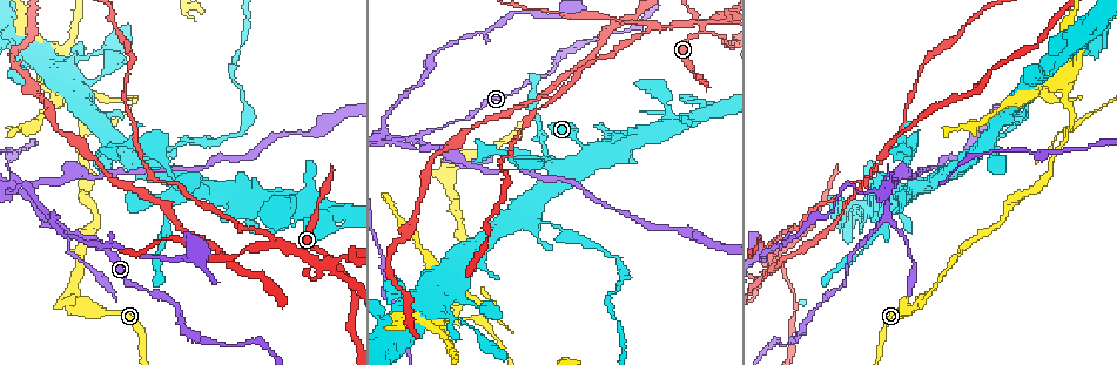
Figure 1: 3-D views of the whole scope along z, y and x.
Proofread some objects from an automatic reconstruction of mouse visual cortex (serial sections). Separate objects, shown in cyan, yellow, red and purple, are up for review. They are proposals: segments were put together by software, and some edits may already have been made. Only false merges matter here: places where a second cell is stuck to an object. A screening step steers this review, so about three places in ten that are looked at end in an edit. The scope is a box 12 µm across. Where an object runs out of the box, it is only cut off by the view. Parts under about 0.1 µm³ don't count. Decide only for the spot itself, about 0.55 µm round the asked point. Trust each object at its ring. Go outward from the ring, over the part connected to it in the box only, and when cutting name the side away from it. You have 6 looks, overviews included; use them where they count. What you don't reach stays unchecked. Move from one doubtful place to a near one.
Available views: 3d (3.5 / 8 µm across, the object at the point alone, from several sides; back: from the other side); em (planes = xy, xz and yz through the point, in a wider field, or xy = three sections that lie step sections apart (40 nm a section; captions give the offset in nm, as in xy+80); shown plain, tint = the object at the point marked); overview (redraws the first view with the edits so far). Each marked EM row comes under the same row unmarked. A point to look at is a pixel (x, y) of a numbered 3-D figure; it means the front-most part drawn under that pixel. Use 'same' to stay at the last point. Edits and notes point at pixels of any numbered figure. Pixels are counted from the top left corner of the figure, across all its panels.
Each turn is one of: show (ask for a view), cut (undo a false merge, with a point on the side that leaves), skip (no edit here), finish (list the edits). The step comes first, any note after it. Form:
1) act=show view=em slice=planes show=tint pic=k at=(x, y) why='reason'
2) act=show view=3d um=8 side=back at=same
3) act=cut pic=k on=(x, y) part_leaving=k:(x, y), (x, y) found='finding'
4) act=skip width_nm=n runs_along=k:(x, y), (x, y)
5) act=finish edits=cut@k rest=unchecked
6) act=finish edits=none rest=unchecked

act=show view=3d um=3.5 pic=1 at=(76, 309) why='sharp bend'

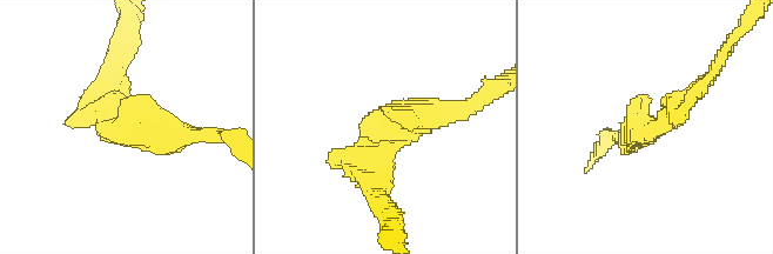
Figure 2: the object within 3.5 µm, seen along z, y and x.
act=show view=em slice=xy step=2 show=tint pic=2 at=(651, 127) why='need the tissue'

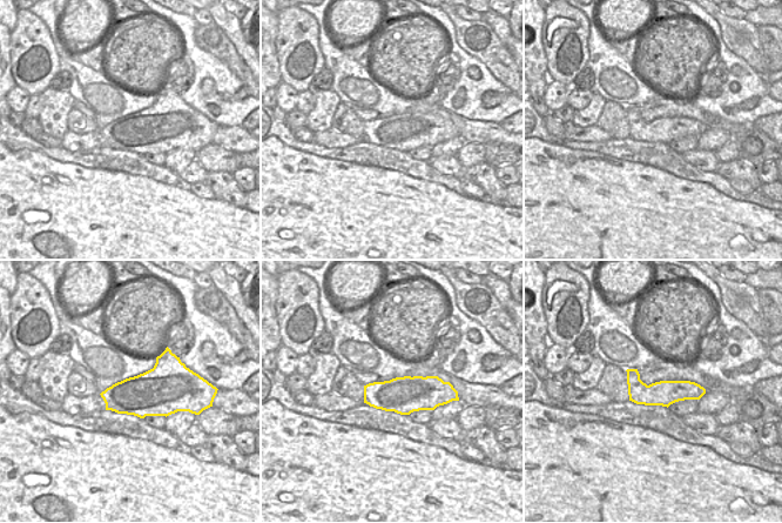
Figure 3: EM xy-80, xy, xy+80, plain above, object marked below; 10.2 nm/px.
act=show view=em slice=xy step=1 show=tint at=same

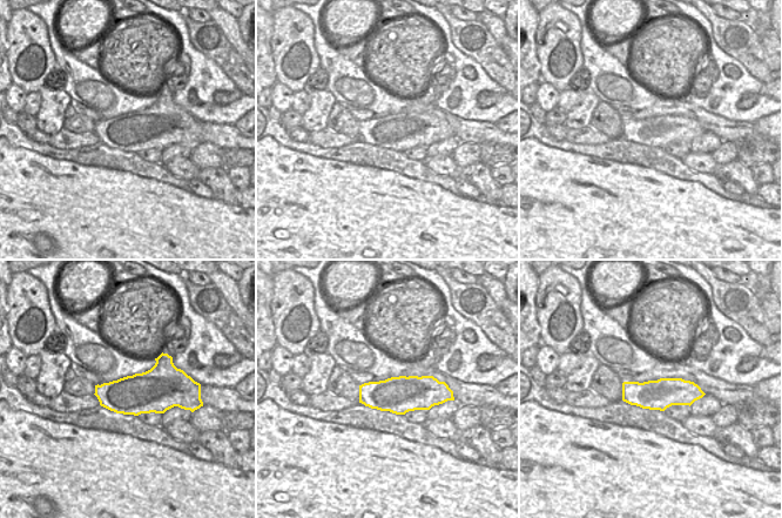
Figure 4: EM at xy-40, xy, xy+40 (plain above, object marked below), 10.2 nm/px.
act=skip found='continuous, no second cell'

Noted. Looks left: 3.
act=show view=3d um=8 pic=1 at=(165, 217) why='narrows sharply'

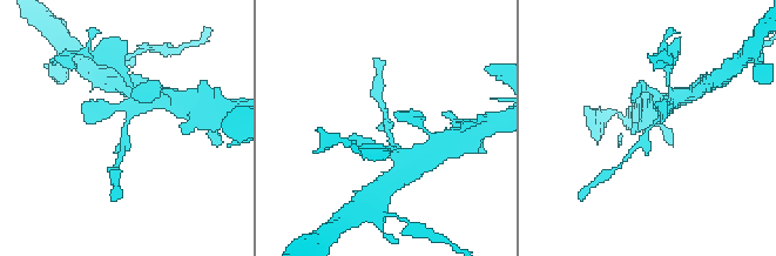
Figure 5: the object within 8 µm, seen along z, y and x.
act=show view=em slice=xy step=1 show=tint pic=5 at=(386, 131) why='shape alone is not enough'

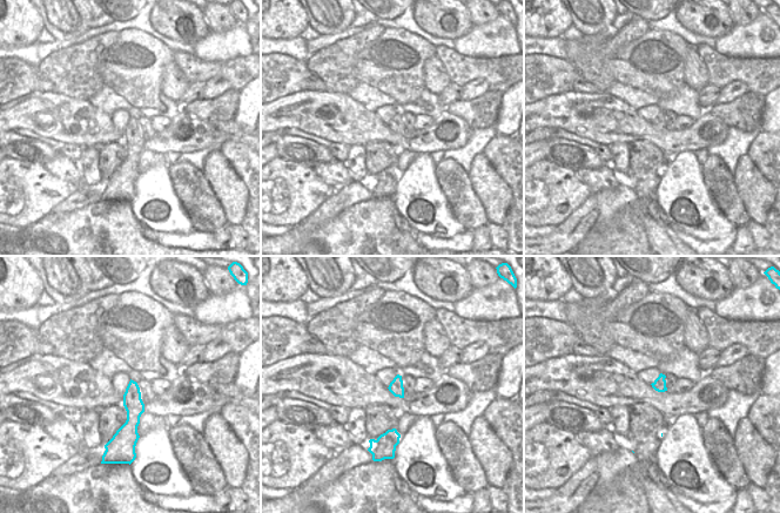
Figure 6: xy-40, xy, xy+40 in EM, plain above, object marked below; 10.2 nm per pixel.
act=cut pic=5 on=(645, 142) width_nm=150 part_leaving=5:(653, 125), (646, 139), (620, 164) found='a second cell is stuck on'

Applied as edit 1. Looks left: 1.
act=finish edits=cut@5 rest=unchecked

